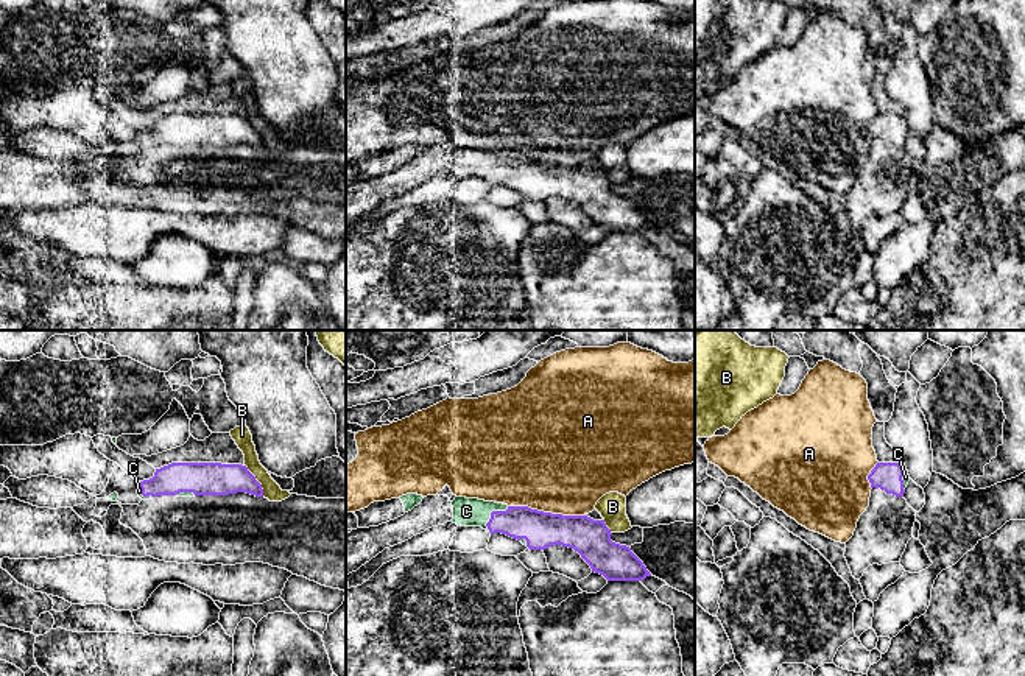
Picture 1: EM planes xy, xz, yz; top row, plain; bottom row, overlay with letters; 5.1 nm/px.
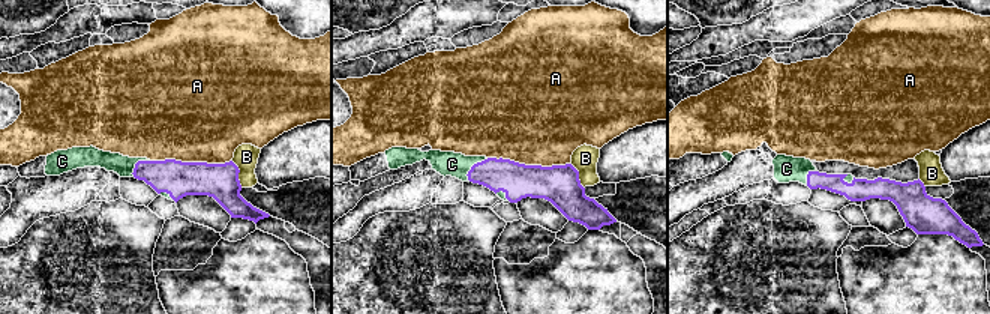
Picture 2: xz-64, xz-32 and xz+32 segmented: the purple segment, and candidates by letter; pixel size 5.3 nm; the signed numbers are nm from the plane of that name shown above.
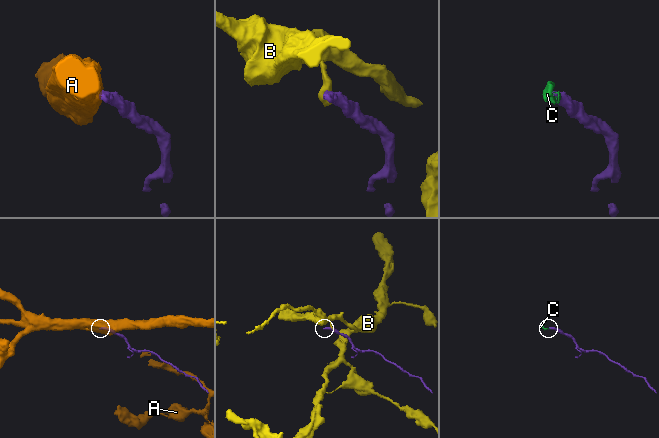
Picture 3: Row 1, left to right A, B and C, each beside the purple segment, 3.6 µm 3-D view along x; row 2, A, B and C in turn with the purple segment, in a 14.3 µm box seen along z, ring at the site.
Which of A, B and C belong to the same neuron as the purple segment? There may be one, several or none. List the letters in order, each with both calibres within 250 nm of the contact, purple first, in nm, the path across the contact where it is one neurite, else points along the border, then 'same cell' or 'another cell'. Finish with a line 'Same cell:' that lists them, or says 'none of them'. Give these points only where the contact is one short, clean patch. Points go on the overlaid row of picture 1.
A: calibres 190 and 480 nm; border xz (508, 505), (527, 505), (552, 513), (583, 516); another cell
B: calibres 180 and 90 nm; border xy (245, 464), (260, 485), (264, 496); another cell
C: calibres 180 and 140 nm; way xz (536, 527), (491, 514), (466, 511); same cell
Same cell: C

